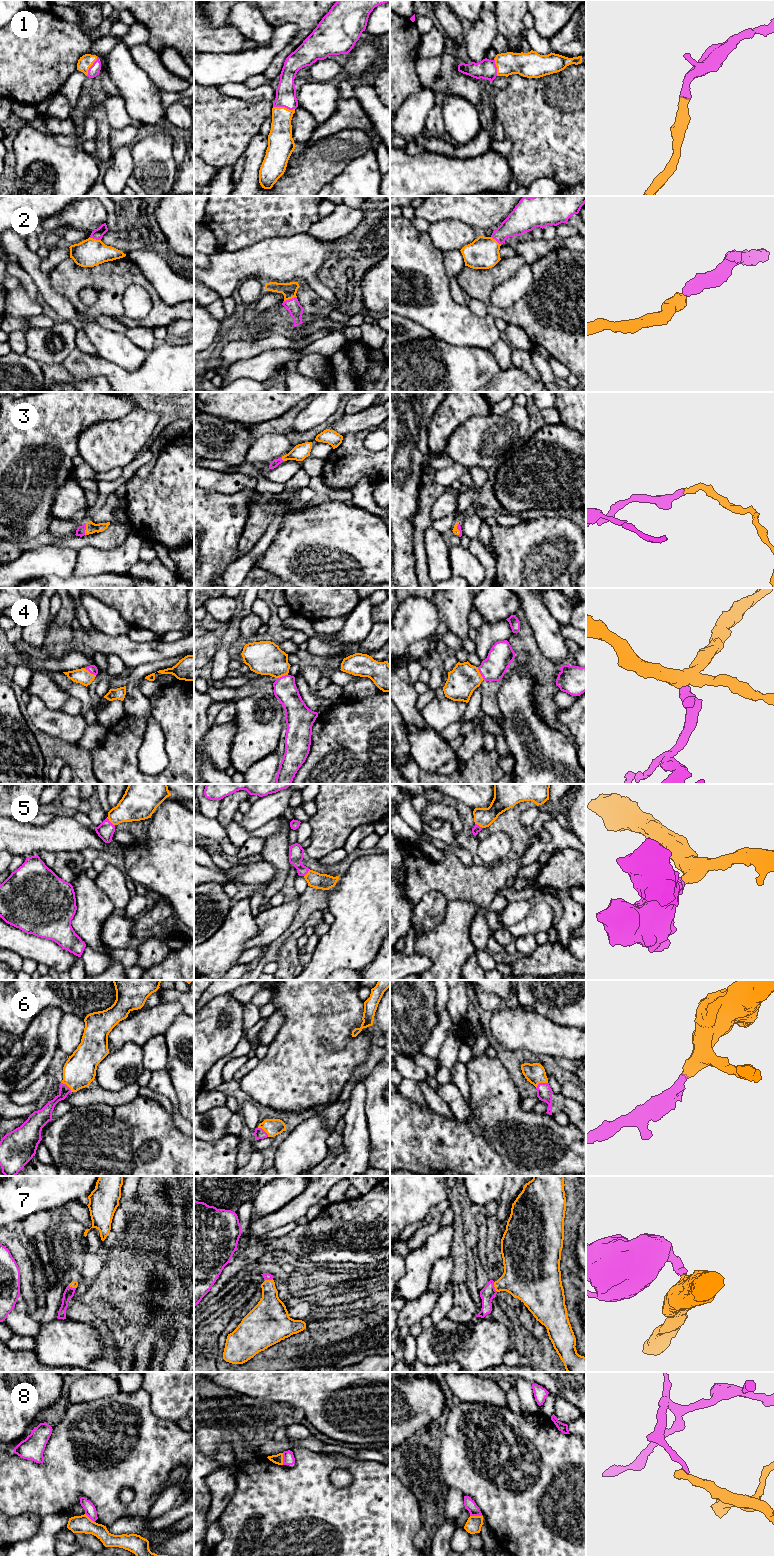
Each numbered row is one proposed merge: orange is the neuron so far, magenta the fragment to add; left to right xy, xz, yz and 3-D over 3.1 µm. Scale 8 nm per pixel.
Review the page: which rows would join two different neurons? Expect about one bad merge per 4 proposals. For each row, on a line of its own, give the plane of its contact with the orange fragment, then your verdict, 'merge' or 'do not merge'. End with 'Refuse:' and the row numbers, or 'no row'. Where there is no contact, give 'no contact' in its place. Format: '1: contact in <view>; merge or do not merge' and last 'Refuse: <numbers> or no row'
1: contact in xz; merge
2: contact in xz; merge
3: contact in xy; merge
4: contact in yz; merge
5: contact in xy; merge
6: contact in yz; merge
7: contact in yz; merge
8: contact in yz; do not merge
Refuse: 8

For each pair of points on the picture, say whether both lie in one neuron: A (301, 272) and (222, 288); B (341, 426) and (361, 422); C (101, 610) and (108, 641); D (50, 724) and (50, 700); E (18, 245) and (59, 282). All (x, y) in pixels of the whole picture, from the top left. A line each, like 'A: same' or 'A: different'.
A: same
B: same
C: different
D: different
E: different

